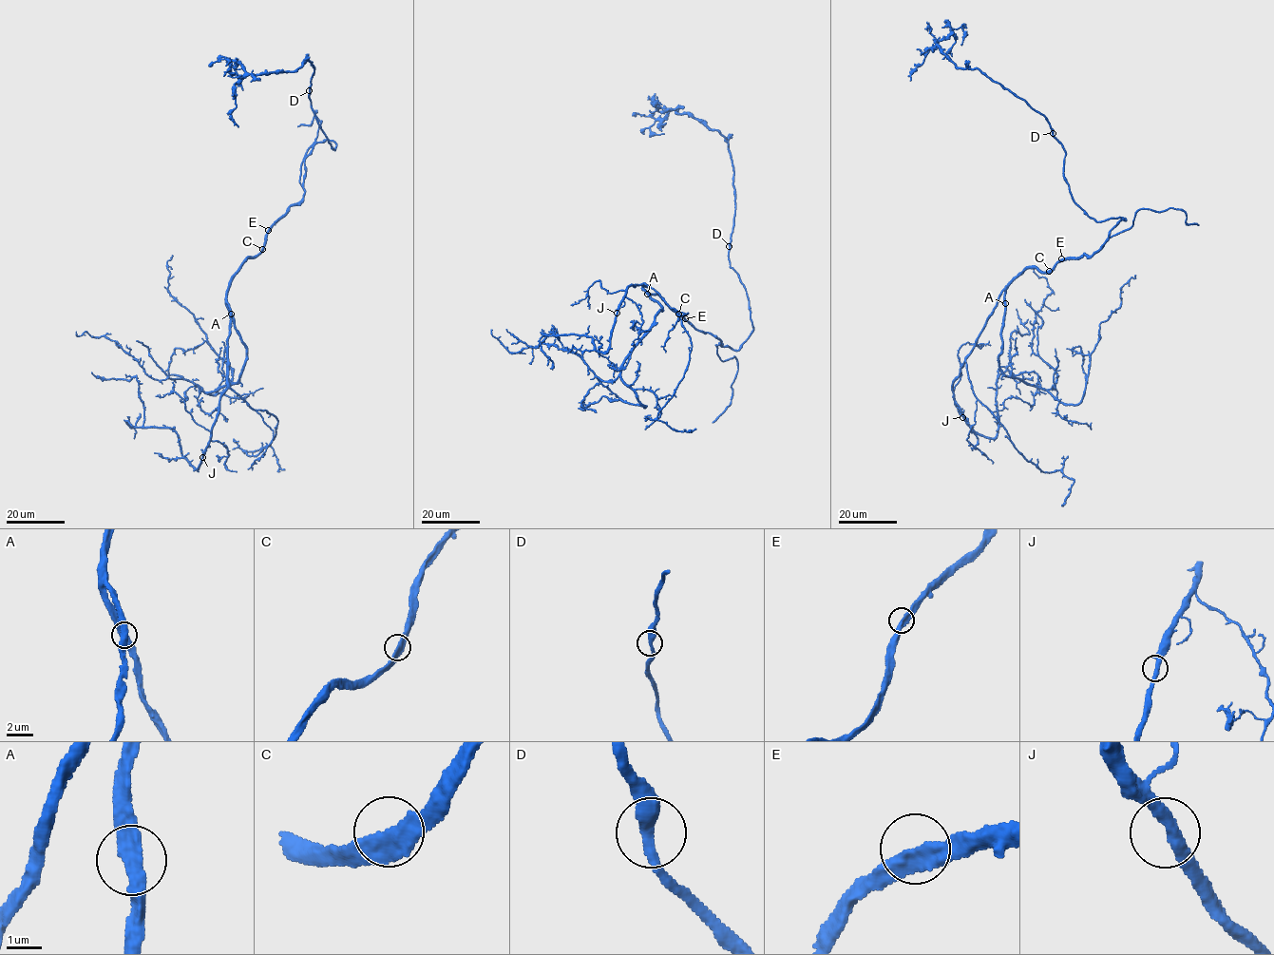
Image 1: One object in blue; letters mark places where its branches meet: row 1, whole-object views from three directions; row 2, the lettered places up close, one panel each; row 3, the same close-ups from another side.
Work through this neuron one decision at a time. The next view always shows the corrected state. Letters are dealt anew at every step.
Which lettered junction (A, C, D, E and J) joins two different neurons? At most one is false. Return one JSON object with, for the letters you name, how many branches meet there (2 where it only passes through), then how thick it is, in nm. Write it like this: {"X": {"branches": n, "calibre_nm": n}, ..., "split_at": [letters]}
{"split_at": []}

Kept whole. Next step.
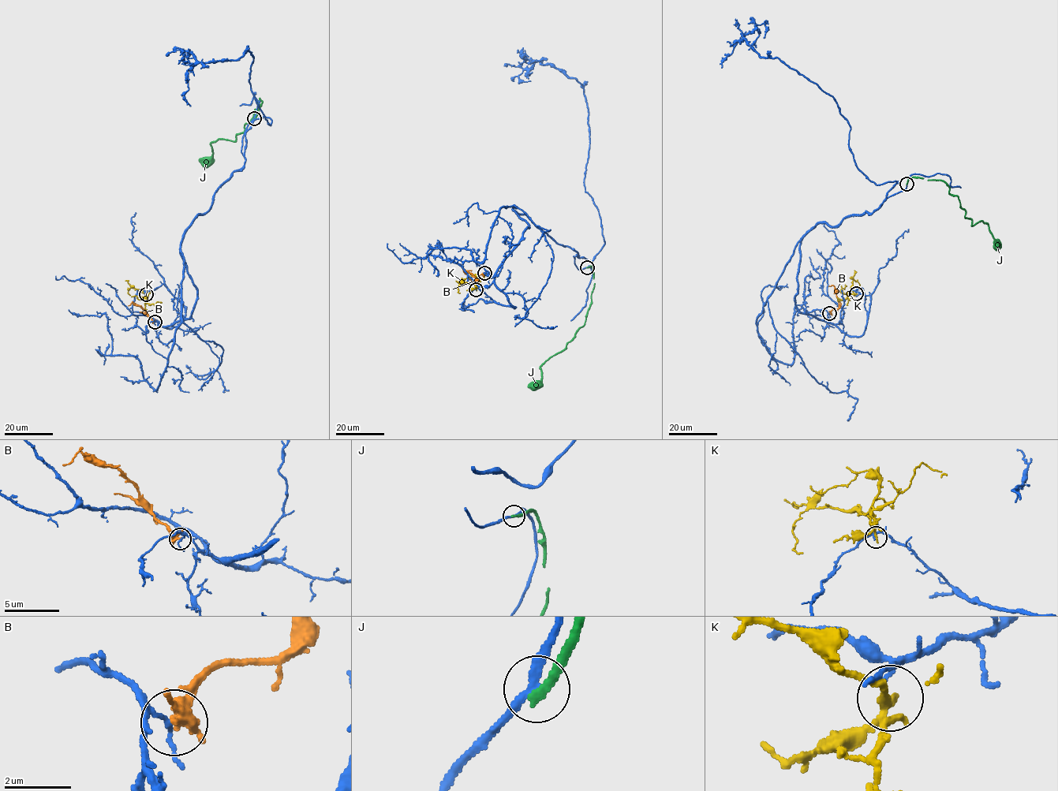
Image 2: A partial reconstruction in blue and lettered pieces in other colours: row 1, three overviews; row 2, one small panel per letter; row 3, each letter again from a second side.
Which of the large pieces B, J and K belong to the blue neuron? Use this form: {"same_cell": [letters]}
{"same_cell": []}

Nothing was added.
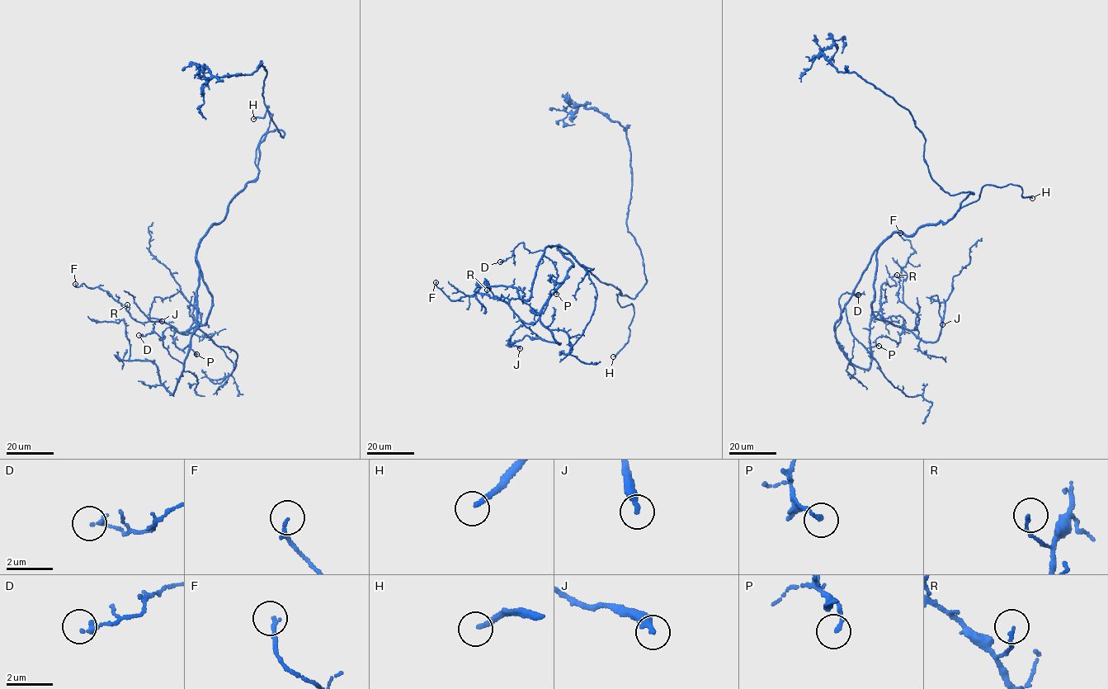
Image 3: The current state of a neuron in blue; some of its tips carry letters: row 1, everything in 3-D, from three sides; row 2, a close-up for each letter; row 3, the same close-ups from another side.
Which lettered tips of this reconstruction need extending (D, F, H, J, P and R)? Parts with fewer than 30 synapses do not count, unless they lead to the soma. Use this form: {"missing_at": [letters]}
{"missing_at": ["H"]}

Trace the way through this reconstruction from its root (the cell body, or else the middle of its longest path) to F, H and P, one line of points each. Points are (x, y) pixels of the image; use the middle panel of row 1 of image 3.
F: (591, 275), (558, 249), (572, 266), (537, 321), (530, 323), (484, 294), (450, 300), (436, 282)
H: (591, 275), (620, 290), (620, 293), (616, 294), (620, 306), (631, 303), (634, 305), (629, 340), (613, 356)
P: (591, 275), (574, 257), (558, 249), (572, 266), (540, 310), (532, 313), (542, 313), (551, 290), (556, 294)

